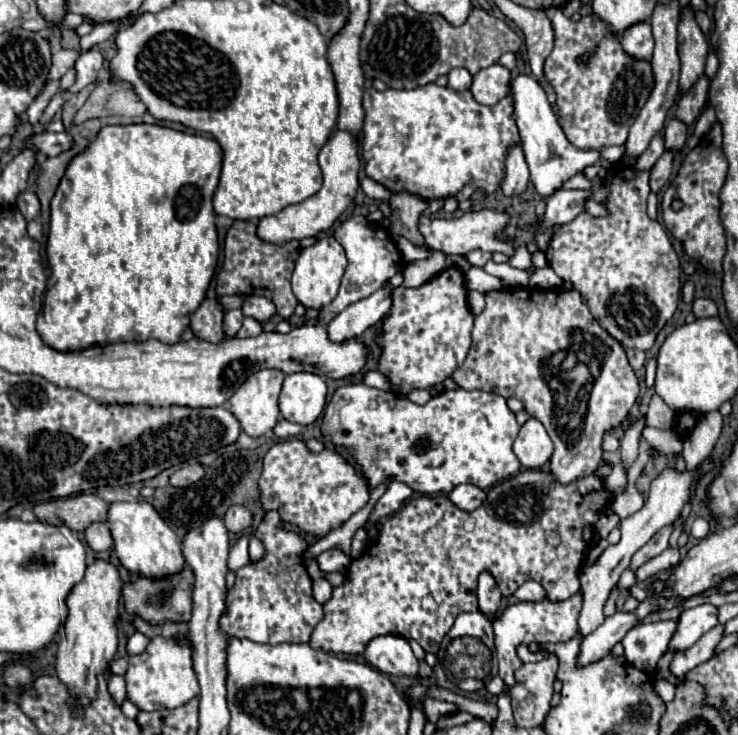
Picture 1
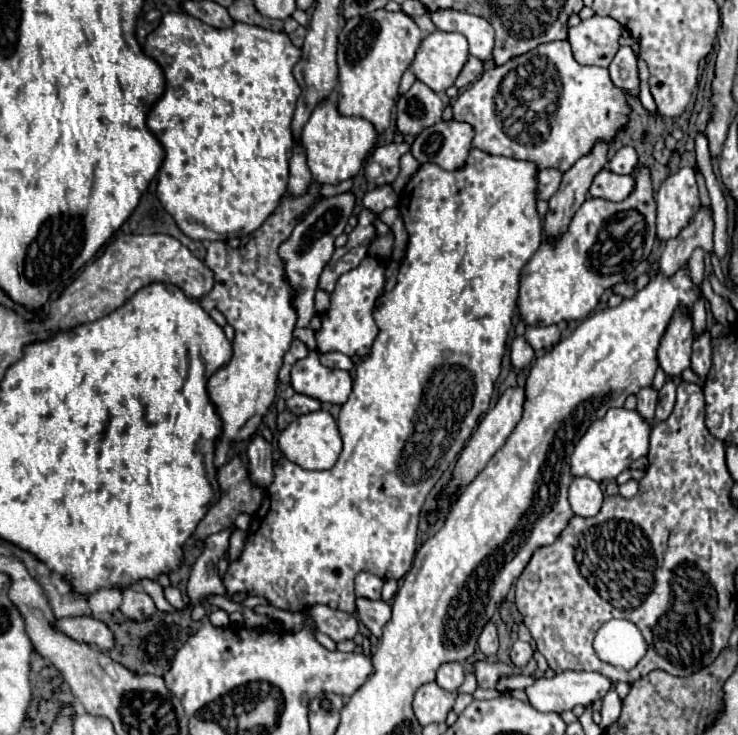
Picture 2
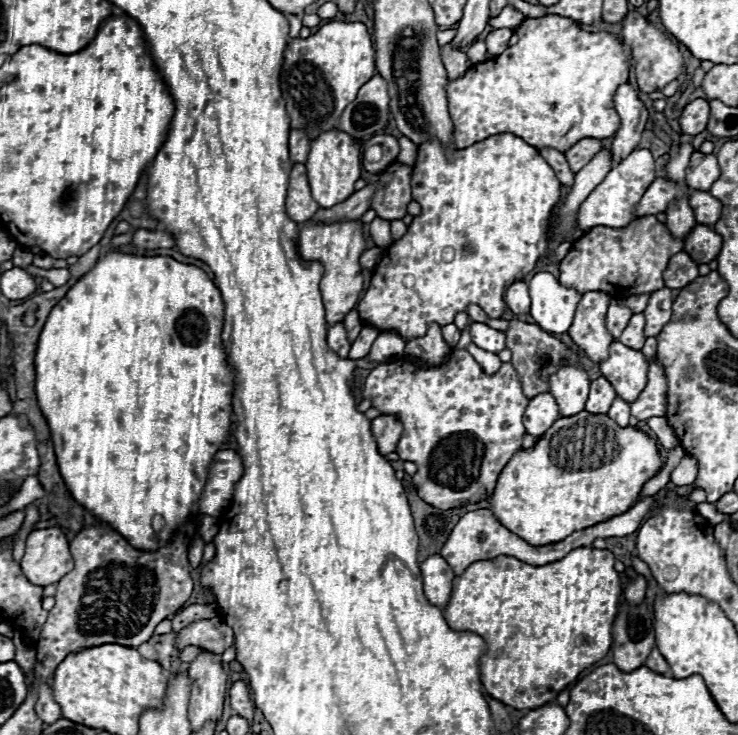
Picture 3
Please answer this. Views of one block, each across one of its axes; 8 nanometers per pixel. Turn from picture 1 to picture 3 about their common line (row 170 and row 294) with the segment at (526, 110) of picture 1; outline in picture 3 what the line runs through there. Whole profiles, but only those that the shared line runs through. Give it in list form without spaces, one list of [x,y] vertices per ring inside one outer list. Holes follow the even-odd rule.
[[[538,272],[530,280],[528,290],[532,298],[530,316],[534,322],[548,334],[566,334],[582,294],[574,288],[560,286],[550,272]]]

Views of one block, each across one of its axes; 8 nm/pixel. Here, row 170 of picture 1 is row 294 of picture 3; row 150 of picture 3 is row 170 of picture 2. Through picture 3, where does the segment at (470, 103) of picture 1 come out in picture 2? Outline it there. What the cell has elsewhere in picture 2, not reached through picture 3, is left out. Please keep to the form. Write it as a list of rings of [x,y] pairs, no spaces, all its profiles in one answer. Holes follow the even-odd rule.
[[[472,148],[466,164],[458,170],[446,172],[440,166],[434,166],[432,162],[426,162],[420,166],[420,170],[410,178],[410,182],[404,186],[398,202],[400,216],[404,220],[406,232],[408,232],[408,248],[406,256],[400,264],[400,272],[396,278],[396,286],[378,298],[378,304],[374,308],[374,322],[378,326],[378,336],[374,340],[372,352],[362,360],[362,364],[356,368],[356,380],[354,390],[346,404],[342,404],[340,416],[338,416],[338,430],[344,442],[344,448],[340,452],[338,462],[324,472],[310,472],[296,464],[292,464],[286,458],[280,458],[274,464],[274,482],[264,492],[264,502],[258,508],[258,512],[252,516],[250,532],[246,546],[236,562],[230,564],[224,584],[230,594],[234,592],[248,592],[252,596],[264,596],[272,606],[290,610],[290,612],[302,612],[306,608],[312,608],[314,604],[328,604],[330,608],[354,612],[356,606],[356,594],[354,594],[354,578],[358,572],[368,570],[372,574],[378,574],[382,580],[400,580],[412,566],[412,558],[416,552],[416,530],[420,522],[420,512],[424,506],[424,500],[428,492],[434,488],[434,484],[440,480],[440,476],[448,470],[448,466],[454,462],[458,452],[464,448],[466,440],[474,432],[478,418],[488,410],[494,382],[500,374],[500,362],[506,352],[506,338],[508,330],[512,326],[512,314],[516,310],[518,300],[518,286],[520,286],[520,270],[524,264],[532,258],[532,254],[542,244],[542,220],[536,210],[536,186],[538,186],[538,168],[534,162],[528,160],[514,160],[514,158],[502,158],[486,154],[484,150]]]

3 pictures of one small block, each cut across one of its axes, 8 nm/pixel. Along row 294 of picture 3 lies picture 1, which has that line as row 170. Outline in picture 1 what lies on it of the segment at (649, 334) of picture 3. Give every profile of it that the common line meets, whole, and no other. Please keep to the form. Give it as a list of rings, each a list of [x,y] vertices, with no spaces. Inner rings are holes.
[[[664,150],[664,154],[656,160],[656,164],[650,170],[650,188],[652,188],[652,192],[660,192],[662,186],[670,180],[672,166],[674,166],[674,152]]]

